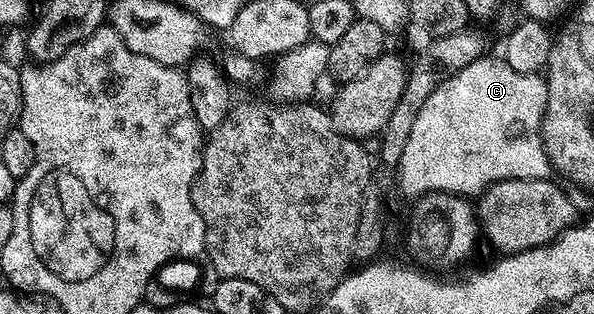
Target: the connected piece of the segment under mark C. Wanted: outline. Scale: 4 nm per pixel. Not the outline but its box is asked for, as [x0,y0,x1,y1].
[397,57,549,196]

